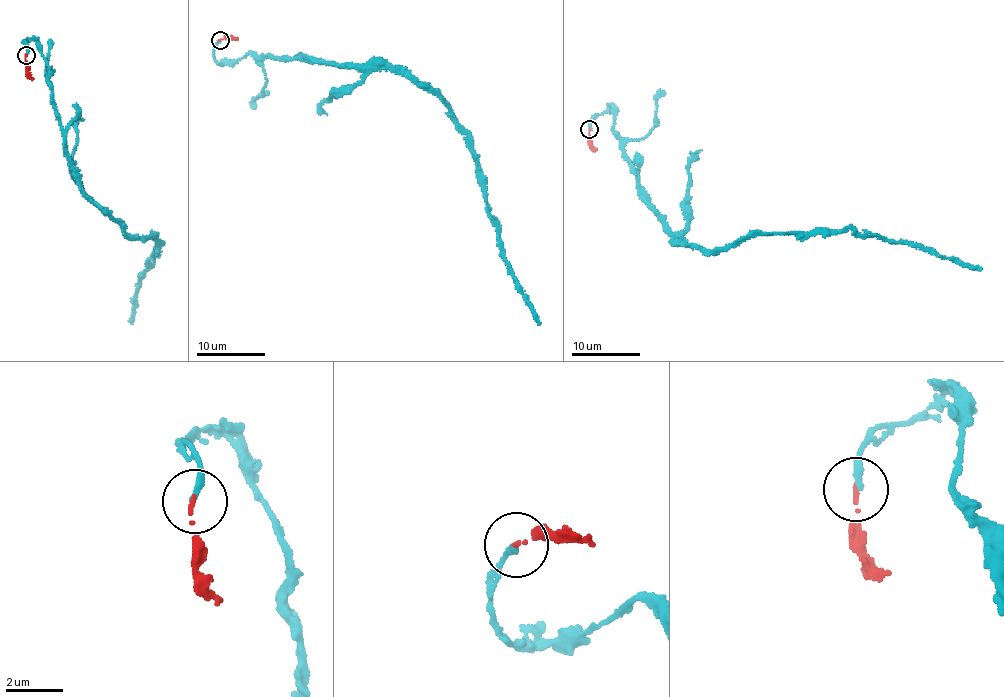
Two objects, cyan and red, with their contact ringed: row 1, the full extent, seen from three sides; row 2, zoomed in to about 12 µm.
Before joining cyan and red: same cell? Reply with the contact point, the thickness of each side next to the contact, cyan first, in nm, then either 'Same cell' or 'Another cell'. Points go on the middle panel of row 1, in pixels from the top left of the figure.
Place: (220, 40). Thickness 240 nm (cyan) against 110 nm. Same cell

